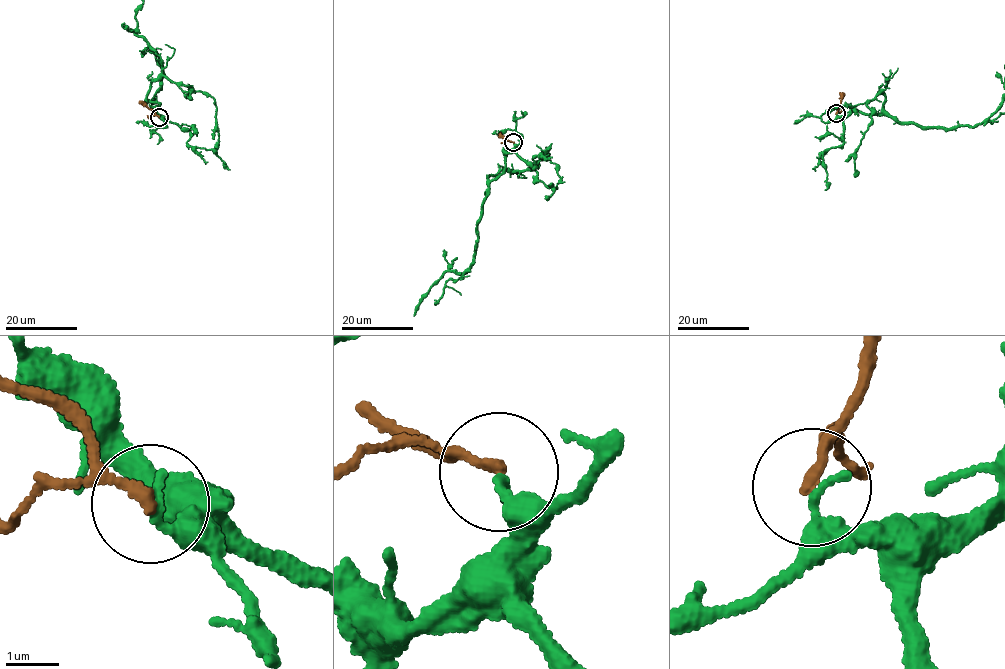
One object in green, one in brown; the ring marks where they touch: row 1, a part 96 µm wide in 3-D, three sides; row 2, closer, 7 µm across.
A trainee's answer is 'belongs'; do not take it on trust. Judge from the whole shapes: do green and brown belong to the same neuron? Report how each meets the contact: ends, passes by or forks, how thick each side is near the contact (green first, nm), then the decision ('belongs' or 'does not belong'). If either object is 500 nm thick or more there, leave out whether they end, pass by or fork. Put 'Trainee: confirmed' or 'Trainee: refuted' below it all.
green ends | brown ends | 280/200 nm | does not belong
Trainee: refuted

